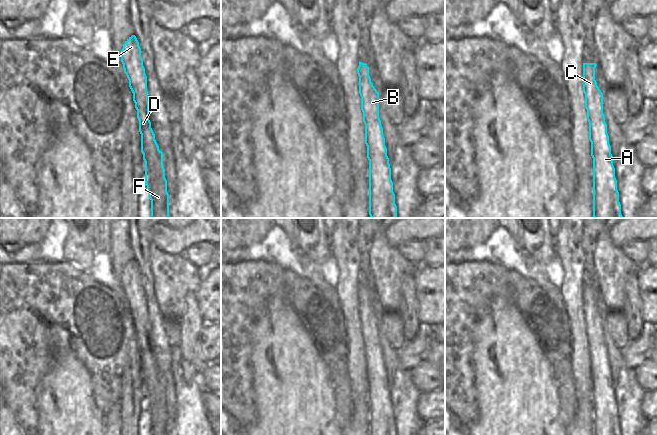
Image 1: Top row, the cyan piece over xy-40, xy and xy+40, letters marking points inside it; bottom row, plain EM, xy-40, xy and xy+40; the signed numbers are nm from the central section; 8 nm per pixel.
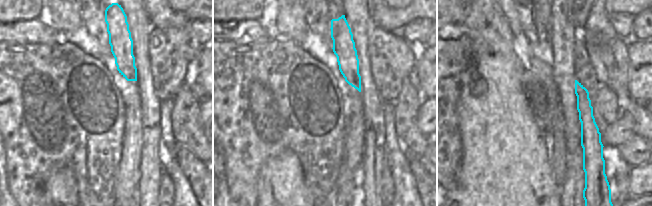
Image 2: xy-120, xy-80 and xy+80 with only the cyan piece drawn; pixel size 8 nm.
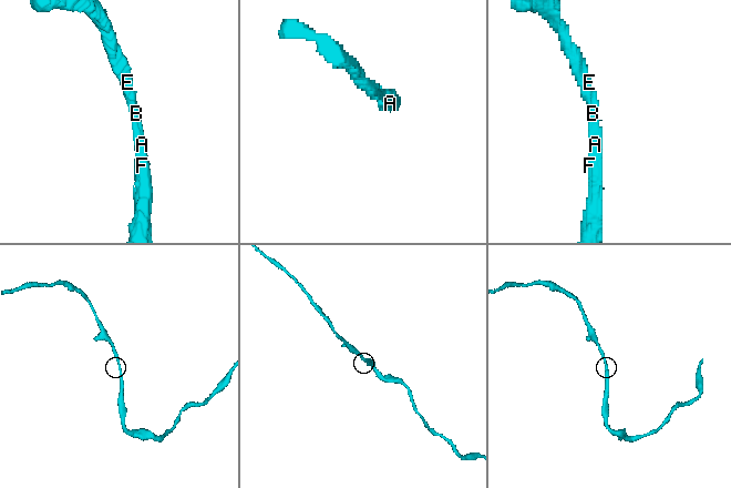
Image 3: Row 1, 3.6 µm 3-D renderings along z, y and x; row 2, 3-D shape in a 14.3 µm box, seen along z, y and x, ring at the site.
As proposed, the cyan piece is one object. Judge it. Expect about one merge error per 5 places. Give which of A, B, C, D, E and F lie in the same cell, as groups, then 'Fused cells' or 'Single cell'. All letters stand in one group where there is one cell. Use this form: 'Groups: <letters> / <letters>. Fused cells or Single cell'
Groups: A B C D E F. Single cell.

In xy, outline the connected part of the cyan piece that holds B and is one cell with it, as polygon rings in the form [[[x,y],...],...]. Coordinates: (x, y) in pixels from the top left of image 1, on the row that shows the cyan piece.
[[[359,62],[357,74],[369,160],[369,215],[371,218],[397,218],[391,168],[379,118],[379,93],[371,82],[366,63]]]

